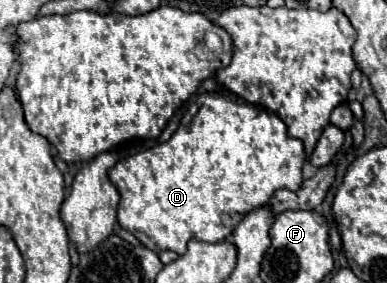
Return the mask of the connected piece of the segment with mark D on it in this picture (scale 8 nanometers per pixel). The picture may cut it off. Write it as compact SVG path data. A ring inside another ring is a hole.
M227 91L200 94L185 111L179 129L167 143L117 161L109 179L119 189L121 201L117 221L133 233L147 249L185 253L191 239L219 243L225 241L247 213L267 205L277 189L297 191L303 183L301 167L305 163L303 143L287 135L285 123L267 107L251 105Z

